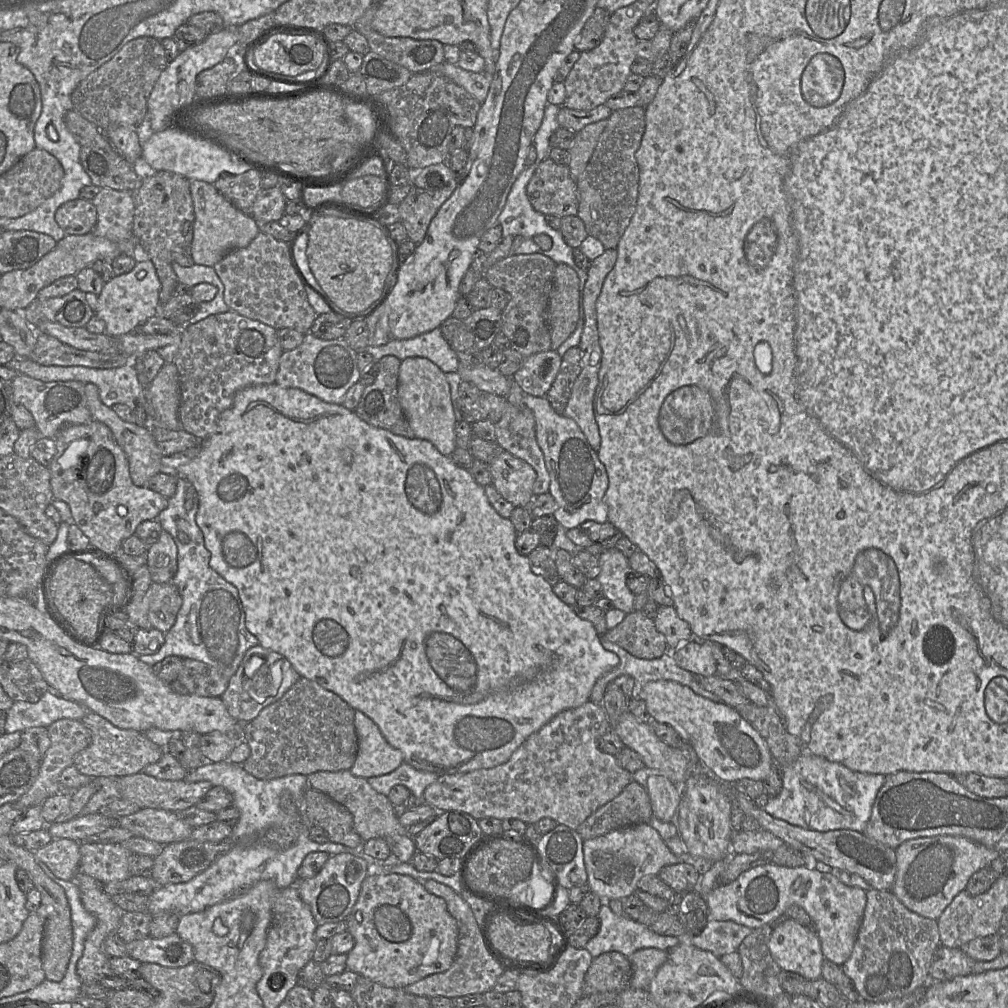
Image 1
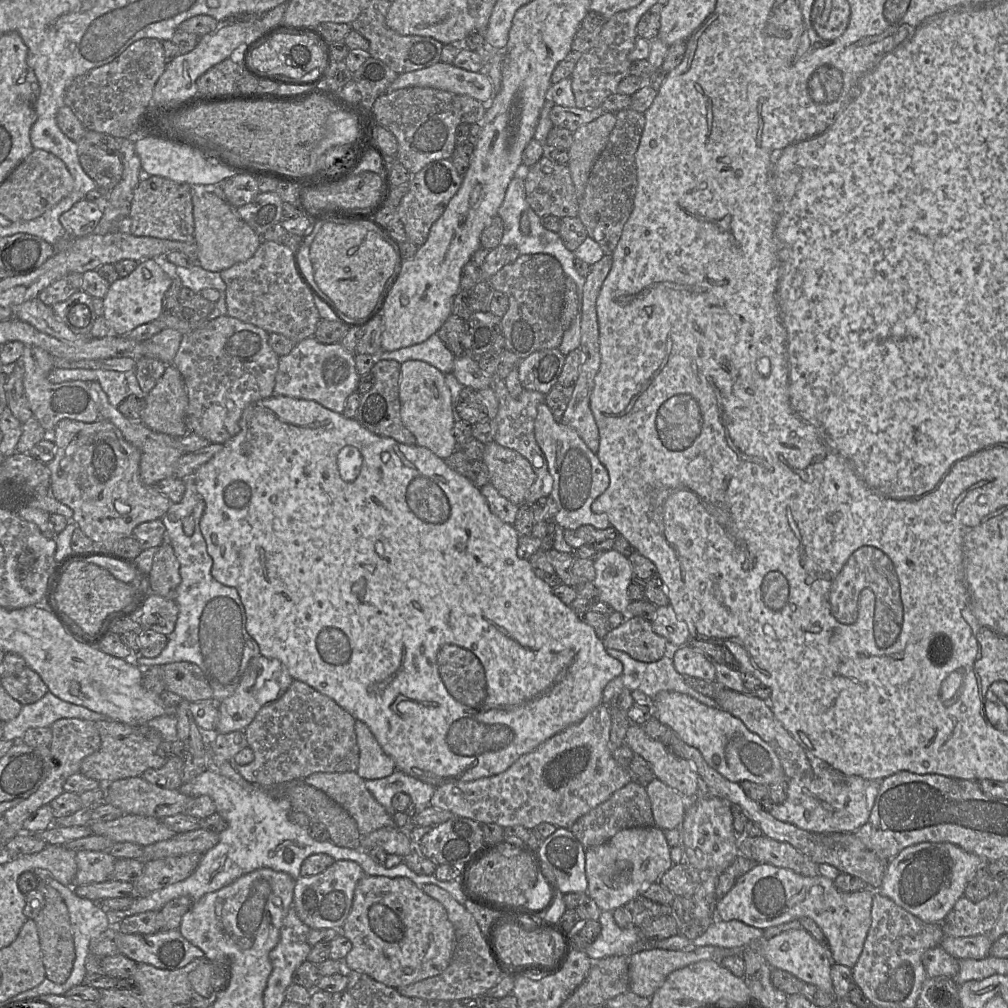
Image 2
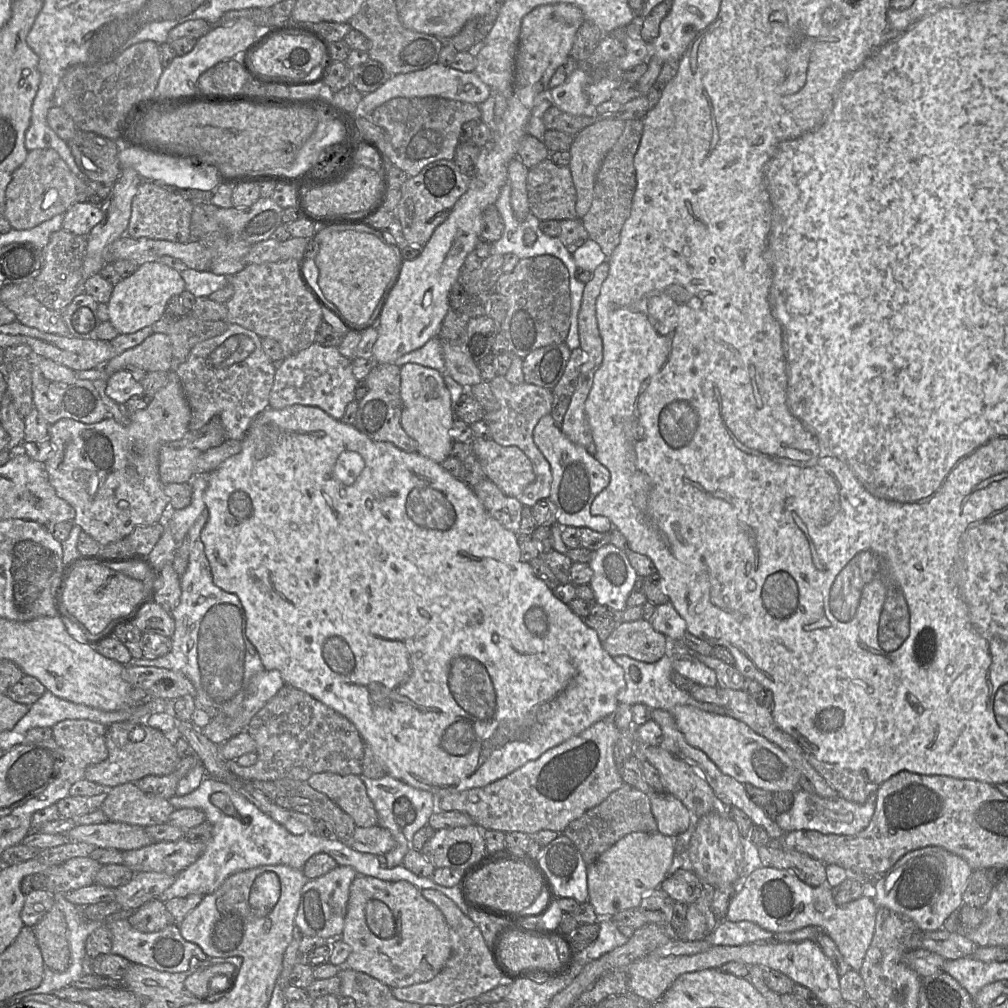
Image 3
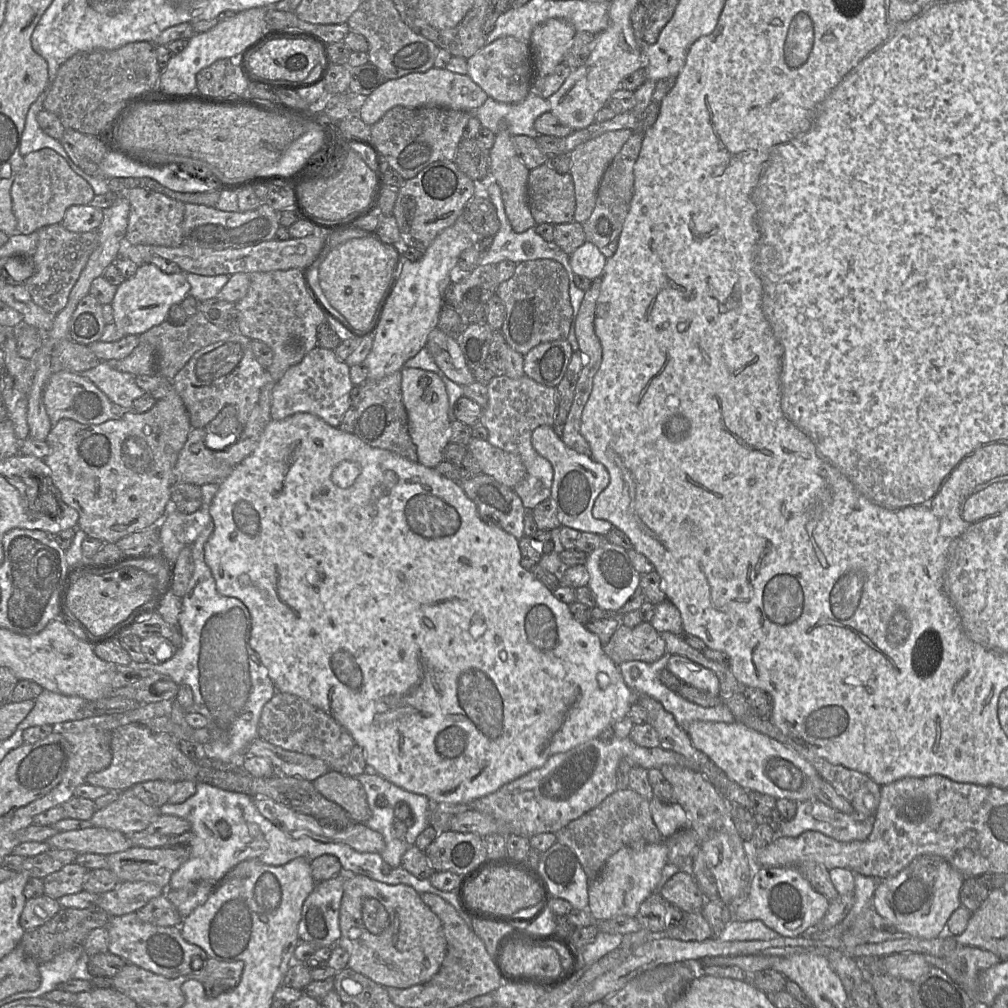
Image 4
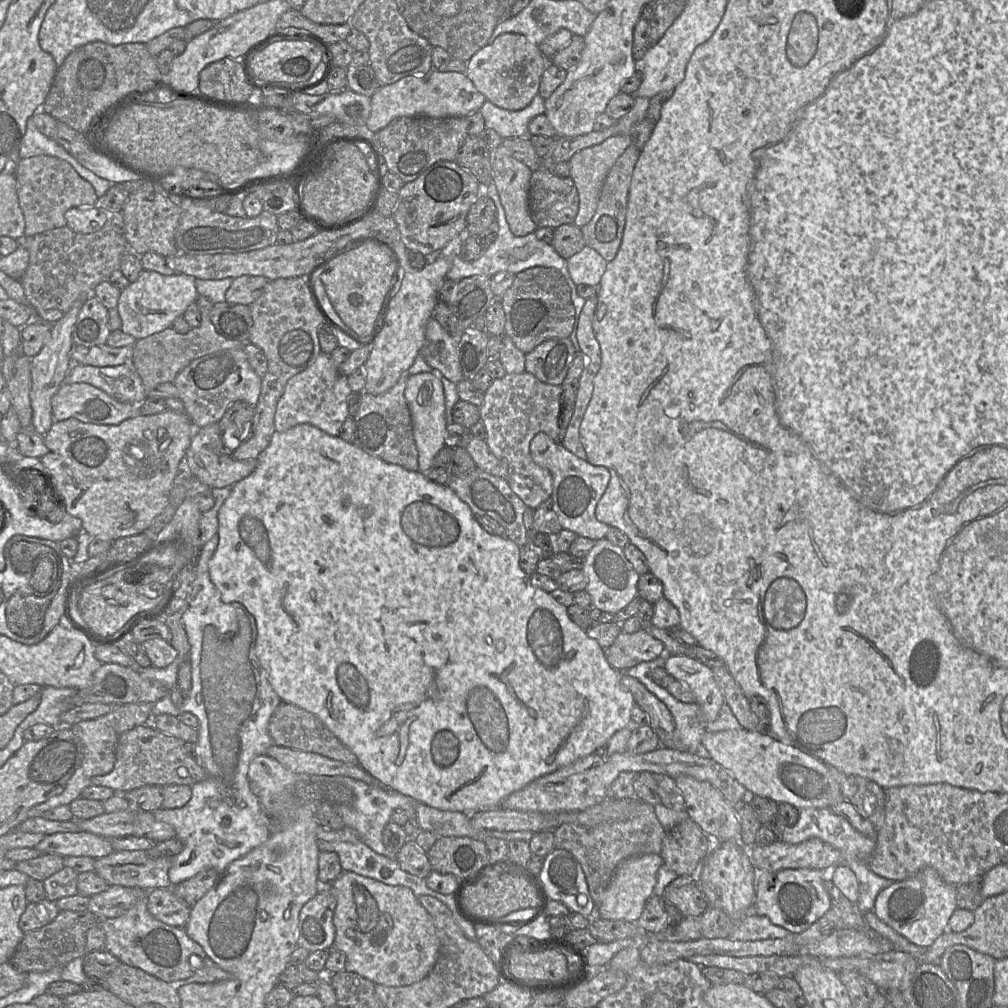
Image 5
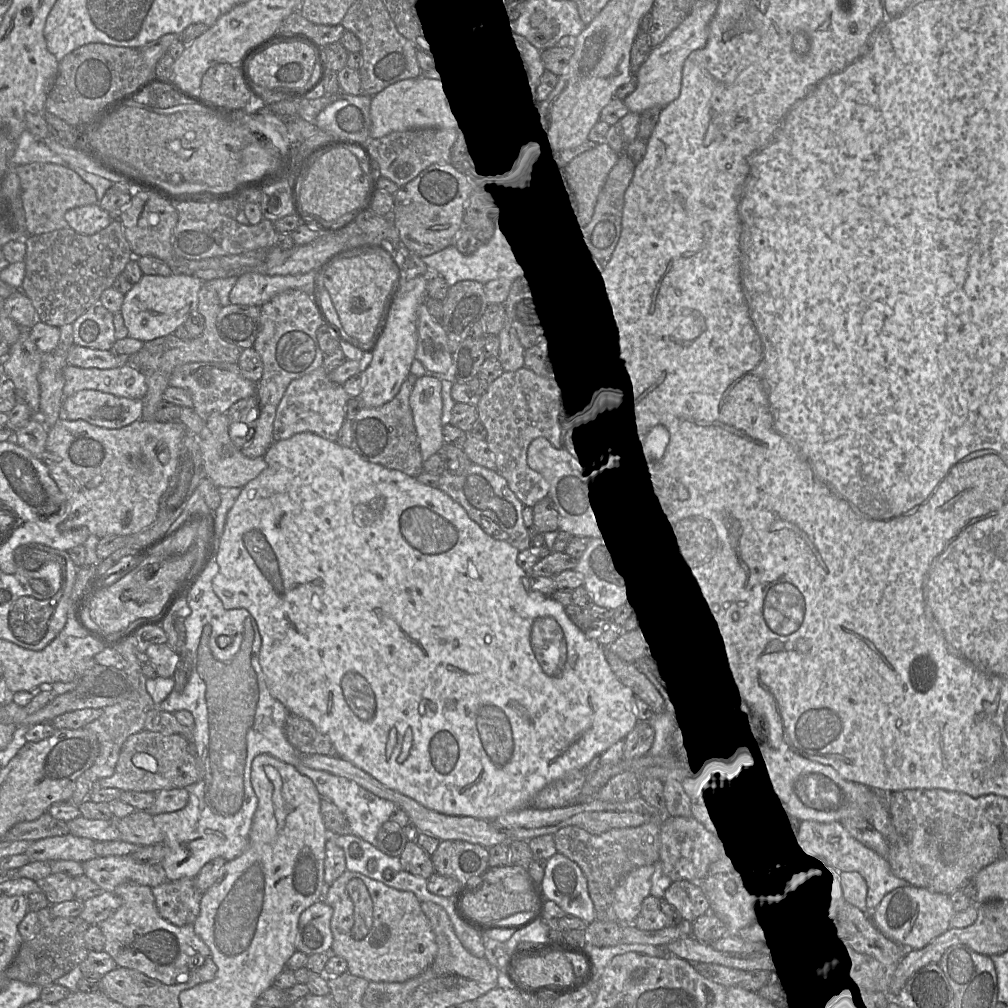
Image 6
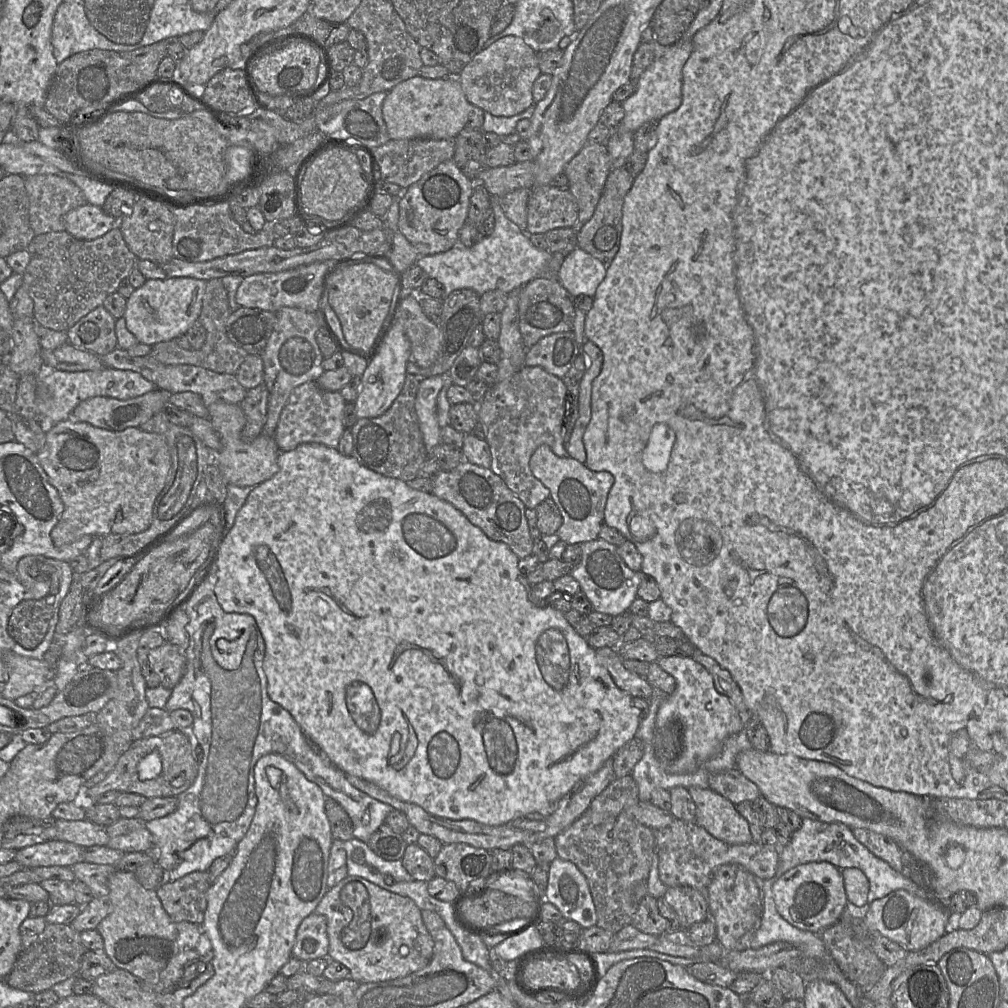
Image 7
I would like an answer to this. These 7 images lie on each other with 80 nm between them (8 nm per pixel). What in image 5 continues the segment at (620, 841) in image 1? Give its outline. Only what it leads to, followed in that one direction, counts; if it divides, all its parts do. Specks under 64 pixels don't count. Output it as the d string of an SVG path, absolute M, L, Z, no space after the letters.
M644 854L623 860L616 868L607 888L601 894L601 903L596 906L596 917L607 920L624 920L636 923L640 918L647 899L653 895L658 869L664 864L660 854Z

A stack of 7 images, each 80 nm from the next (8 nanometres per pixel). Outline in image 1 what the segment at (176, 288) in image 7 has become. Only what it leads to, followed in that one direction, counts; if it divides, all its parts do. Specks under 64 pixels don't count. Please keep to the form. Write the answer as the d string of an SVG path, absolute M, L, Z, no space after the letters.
M144 256L135 259L137 263L130 272L115 276L105 282L98 295L95 316L105 322L105 333L113 337L135 332L142 323L160 311L161 283L155 266L150 259Z

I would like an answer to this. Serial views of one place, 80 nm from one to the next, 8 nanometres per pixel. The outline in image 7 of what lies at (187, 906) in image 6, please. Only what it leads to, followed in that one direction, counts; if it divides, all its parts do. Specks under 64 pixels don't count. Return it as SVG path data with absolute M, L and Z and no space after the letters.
M196 871L175 881L161 884L156 894L172 920L201 925L211 884L208 871Z

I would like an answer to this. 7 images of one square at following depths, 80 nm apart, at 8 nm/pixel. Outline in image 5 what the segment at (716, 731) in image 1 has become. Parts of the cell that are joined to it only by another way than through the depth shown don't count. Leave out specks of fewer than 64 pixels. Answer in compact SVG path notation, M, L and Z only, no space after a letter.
M745 729L706 732L702 736L702 747L708 757L724 767L746 788L749 795L768 798L777 804L791 804L797 809L830 808L844 800L839 784L831 777L825 763L793 746L781 743L768 733Z

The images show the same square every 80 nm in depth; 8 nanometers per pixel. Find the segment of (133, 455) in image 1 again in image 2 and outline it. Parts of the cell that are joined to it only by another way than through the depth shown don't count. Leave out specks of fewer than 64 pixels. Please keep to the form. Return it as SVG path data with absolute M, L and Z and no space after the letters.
M92 381L88 383L92 390L92 398L97 405L100 419L105 419L113 423L121 431L124 438L140 451L140 478L142 482L146 485L154 485L162 479L176 477L174 474L177 463L186 453L181 449L178 441L179 437L155 432L144 425L141 421L128 419L118 410L117 407L110 404L108 396L103 391L99 382Z

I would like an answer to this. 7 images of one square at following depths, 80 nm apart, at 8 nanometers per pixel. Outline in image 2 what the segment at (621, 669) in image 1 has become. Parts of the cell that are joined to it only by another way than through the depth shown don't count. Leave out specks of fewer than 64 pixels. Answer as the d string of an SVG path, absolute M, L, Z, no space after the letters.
M607 648L607 653L613 658L619 660L623 665L623 672L620 676L611 680L603 691L602 704L610 706L610 702L613 698L617 697L622 689L628 689L630 691L639 690L646 696L646 701L650 703L652 699L662 691L671 691L686 694L696 699L697 701L712 707L716 707L717 704L714 699L697 692L691 688L686 682L683 675L681 675L674 667L673 664L673 650L667 650L664 656L656 662L642 662L633 659L627 653L620 650Z

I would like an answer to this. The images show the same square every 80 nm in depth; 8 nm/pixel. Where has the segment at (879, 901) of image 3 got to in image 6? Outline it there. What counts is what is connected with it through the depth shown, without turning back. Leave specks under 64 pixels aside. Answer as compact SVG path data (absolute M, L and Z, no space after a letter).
M908 884L886 894L874 909L872 920L886 937L903 946L906 950L919 950L952 928L950 924L955 913L949 895Z

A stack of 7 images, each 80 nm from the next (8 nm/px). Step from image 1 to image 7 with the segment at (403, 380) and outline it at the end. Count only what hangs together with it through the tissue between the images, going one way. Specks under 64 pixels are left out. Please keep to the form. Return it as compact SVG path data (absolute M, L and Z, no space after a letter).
M441 375L421 379L415 400L415 410L427 451L441 443L437 398L444 385Z

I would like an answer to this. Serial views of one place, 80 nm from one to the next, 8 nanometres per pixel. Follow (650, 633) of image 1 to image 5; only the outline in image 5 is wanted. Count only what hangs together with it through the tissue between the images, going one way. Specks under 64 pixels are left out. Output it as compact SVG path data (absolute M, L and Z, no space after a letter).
M642 628L634 633L621 631L611 646L604 649L608 663L616 670L627 669L665 655L664 644Z

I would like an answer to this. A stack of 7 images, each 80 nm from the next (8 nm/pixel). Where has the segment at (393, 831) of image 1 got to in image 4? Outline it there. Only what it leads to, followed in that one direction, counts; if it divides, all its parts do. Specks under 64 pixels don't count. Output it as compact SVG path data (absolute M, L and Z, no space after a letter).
M330 771L315 779L313 785L326 799L344 809L352 822L365 824L370 818L366 792L356 777Z

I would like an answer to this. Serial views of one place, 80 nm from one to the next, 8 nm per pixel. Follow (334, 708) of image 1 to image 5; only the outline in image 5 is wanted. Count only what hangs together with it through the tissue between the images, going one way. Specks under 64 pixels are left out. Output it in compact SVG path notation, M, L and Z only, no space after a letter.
M281 702L274 711L268 725L268 731L278 746L317 753L332 760L358 765L356 755L348 749L314 714L296 705Z

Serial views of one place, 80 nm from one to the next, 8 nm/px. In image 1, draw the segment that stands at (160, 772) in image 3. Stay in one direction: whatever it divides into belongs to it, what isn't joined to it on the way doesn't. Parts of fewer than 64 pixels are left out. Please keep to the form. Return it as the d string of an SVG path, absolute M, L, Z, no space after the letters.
M91 710L87 711L81 722L91 731L92 739L90 745L75 756L74 766L80 773L91 778L121 778L137 774L147 765L156 763L166 751L166 748L148 739L144 732L118 728Z

